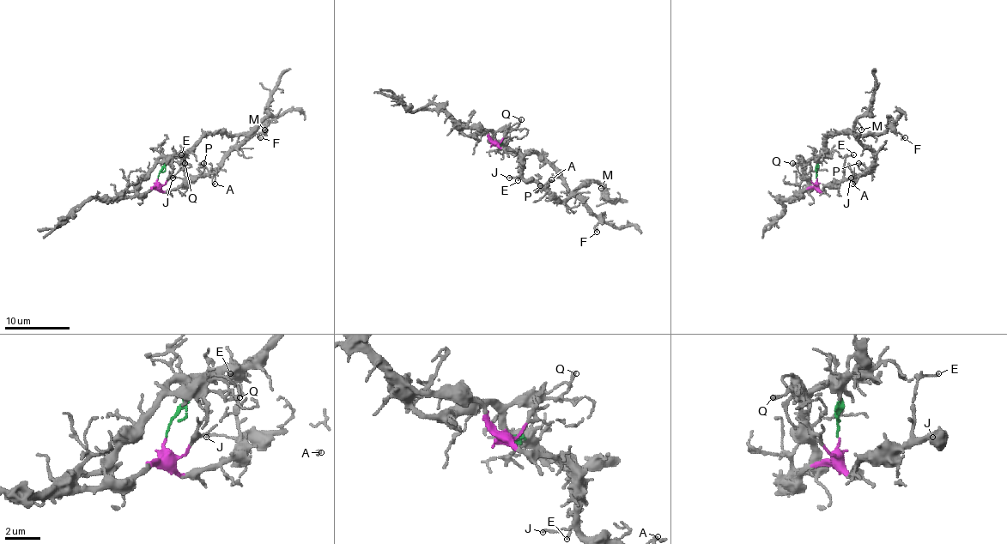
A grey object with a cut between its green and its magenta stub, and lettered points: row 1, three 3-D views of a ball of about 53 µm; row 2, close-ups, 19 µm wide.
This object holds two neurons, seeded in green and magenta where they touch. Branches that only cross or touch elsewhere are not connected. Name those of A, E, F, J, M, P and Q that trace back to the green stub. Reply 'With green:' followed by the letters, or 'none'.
With green: F, Q

